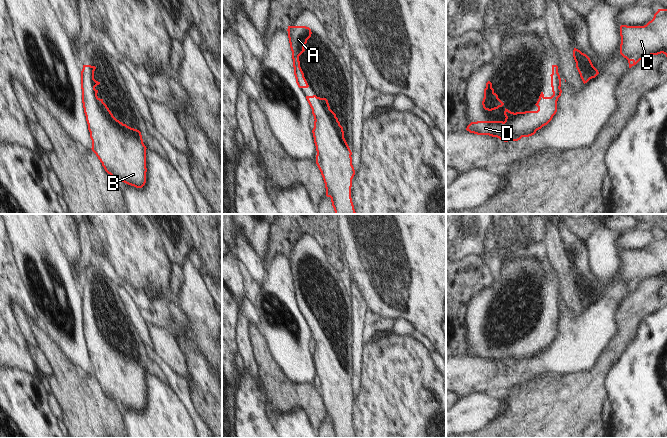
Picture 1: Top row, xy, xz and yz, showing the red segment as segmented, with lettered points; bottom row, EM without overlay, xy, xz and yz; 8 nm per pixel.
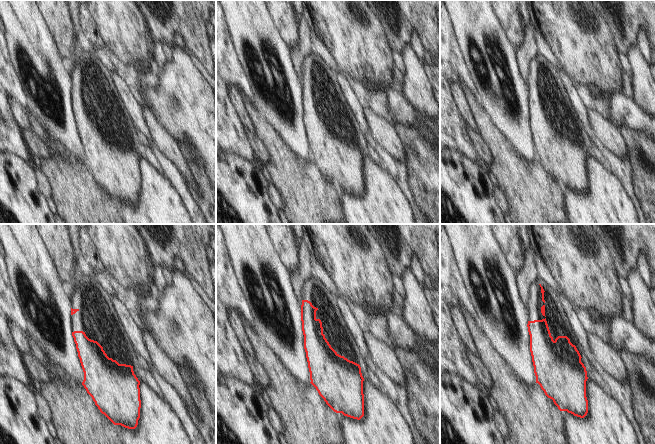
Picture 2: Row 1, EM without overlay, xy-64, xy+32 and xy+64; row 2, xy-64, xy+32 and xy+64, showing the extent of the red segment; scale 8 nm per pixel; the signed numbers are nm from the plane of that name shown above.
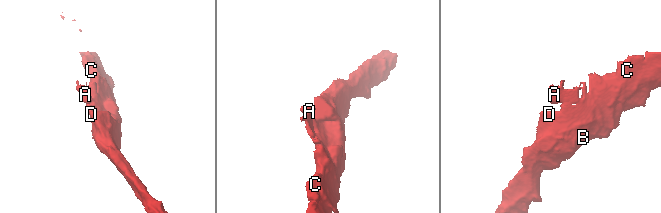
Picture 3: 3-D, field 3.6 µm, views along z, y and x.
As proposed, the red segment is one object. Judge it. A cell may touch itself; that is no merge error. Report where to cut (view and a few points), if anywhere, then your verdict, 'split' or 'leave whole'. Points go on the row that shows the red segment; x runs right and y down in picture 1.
no cut | leave whole

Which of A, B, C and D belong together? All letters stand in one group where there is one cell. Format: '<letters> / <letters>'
A B C D

